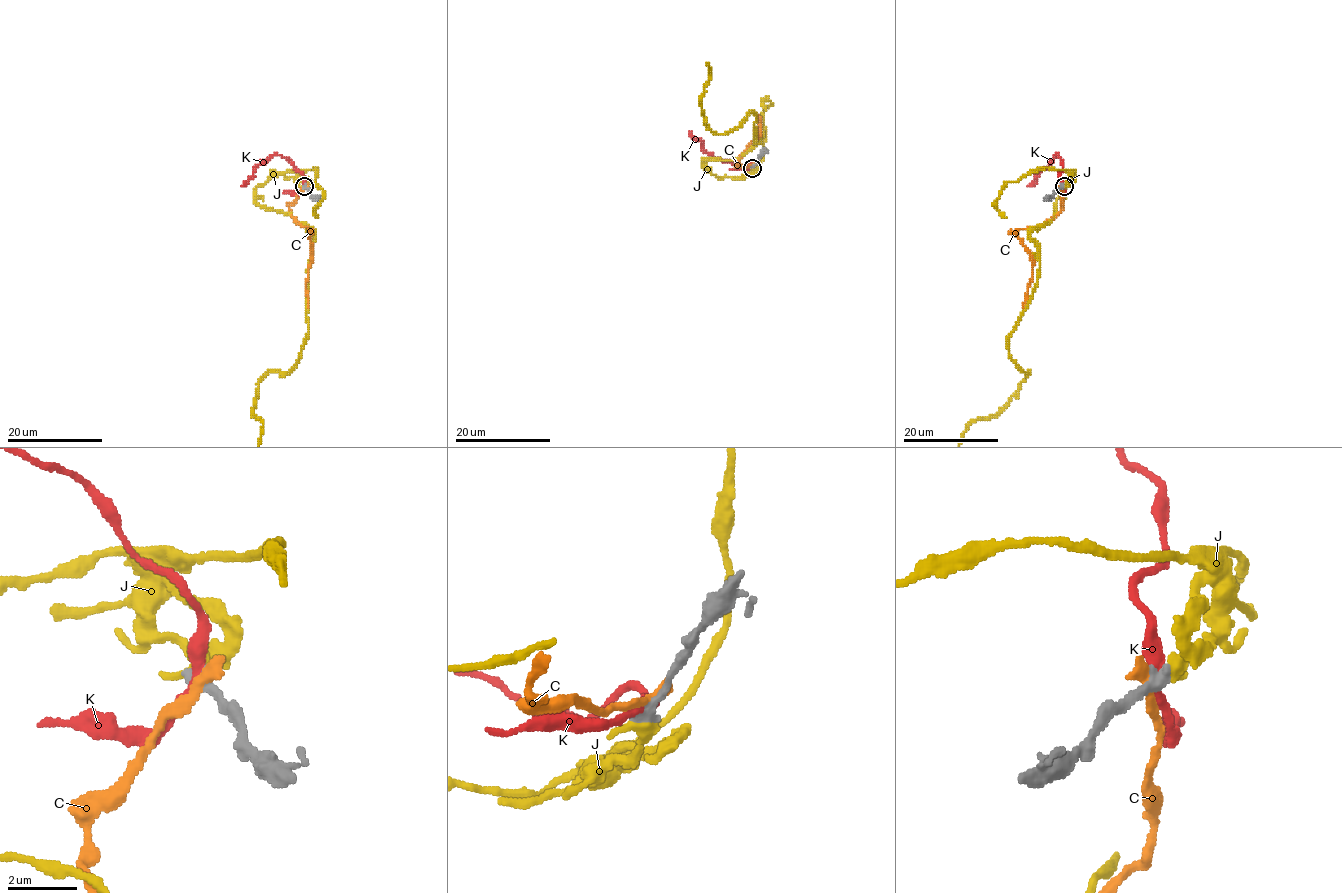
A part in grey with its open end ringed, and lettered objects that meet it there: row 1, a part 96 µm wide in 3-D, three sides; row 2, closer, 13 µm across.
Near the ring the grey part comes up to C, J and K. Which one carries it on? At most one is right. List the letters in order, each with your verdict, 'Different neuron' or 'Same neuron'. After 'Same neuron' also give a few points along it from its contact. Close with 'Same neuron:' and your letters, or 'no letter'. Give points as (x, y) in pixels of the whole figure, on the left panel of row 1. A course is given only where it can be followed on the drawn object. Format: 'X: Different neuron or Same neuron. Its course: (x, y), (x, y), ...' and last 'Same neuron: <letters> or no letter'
C: Different neuron
J: Same neuron
K: Different neuron
Same neuron: J

